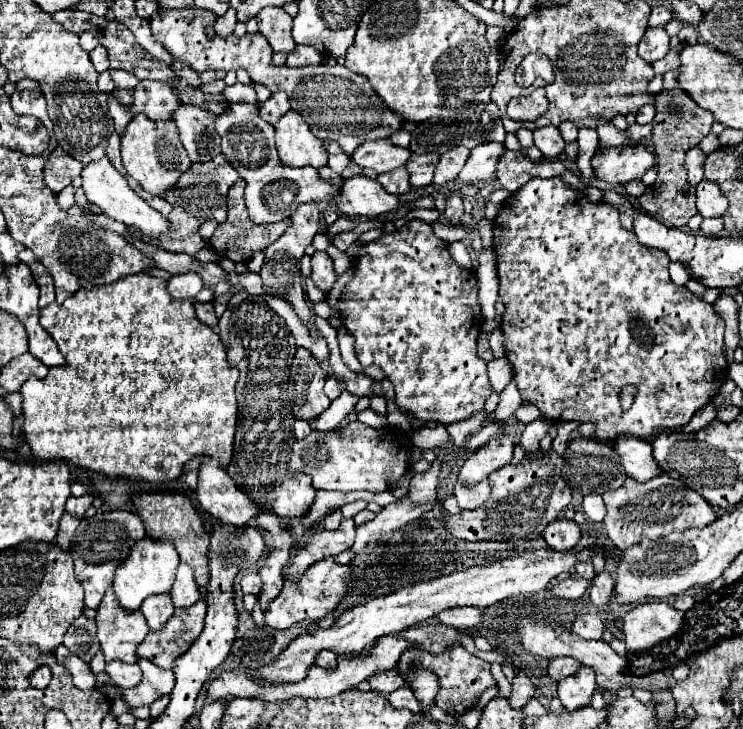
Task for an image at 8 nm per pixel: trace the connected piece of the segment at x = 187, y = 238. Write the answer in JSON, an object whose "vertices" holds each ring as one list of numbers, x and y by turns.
{"vertices":[[223,154,211,162,193,162,187,168,187,172,179,178,177,186,173,186,173,190,167,190,161,196,163,200,167,200,173,206,173,212,167,216,171,232,165,232,163,236,145,236,137,228,129,228,129,232,135,234,137,238,141,238,145,244,153,244,153,246,163,248,167,252,175,252,175,254,185,252,189,256,195,256,205,246,205,240,199,234,199,226,207,220,225,222,225,218,227,218,227,190,231,188,231,184,235,180,239,180,239,174]]}

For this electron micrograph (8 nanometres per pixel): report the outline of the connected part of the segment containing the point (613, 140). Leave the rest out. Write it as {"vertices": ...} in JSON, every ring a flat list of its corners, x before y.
{"vertices":[[599,122,599,128,597,128,597,134,599,134,599,140,601,144,605,146,617,146,617,144,639,144,639,142,631,142,627,132,621,132,613,126,613,122]]}

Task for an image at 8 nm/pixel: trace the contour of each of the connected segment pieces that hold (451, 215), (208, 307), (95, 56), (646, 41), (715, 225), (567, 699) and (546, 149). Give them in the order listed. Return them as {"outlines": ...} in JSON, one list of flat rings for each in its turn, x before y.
{"outlines":[[[449,194,449,196,447,196,443,216,445,216,451,224,459,224,459,218,463,216,463,200,461,200,459,194]],[[197,302,197,304,195,304,195,310,197,310,197,318,199,318,203,324,211,326,213,330,217,328,217,324,219,324,219,318,215,316,213,302,207,302,207,304,201,304,201,302]],[[97,46,89,56,91,56,91,62,97,72,109,70,109,58,107,58,107,50,103,46]],[[649,28,639,42,639,56,647,64,653,64,655,60,665,58,667,52,669,52,669,34,665,32,665,28]],[[705,218,701,224,703,234,707,236,717,236,723,232,723,218]],[[581,666,573,676,559,682,559,700,567,710,577,710,591,702,595,688,595,672,589,666]],[[555,126,535,128,533,130,533,142,545,158,557,158,565,148,565,140,561,138,559,128,555,128]]]}

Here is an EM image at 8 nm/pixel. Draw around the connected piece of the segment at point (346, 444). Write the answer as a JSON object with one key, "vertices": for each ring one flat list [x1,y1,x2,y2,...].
{"vertices":[[359,420,337,432,313,432,291,446,289,474,307,474,315,490,369,490,373,494,389,490,407,470,409,446,399,442,393,430,375,430]]}

